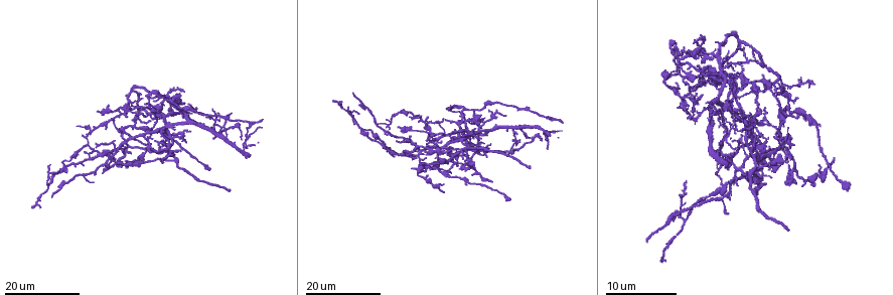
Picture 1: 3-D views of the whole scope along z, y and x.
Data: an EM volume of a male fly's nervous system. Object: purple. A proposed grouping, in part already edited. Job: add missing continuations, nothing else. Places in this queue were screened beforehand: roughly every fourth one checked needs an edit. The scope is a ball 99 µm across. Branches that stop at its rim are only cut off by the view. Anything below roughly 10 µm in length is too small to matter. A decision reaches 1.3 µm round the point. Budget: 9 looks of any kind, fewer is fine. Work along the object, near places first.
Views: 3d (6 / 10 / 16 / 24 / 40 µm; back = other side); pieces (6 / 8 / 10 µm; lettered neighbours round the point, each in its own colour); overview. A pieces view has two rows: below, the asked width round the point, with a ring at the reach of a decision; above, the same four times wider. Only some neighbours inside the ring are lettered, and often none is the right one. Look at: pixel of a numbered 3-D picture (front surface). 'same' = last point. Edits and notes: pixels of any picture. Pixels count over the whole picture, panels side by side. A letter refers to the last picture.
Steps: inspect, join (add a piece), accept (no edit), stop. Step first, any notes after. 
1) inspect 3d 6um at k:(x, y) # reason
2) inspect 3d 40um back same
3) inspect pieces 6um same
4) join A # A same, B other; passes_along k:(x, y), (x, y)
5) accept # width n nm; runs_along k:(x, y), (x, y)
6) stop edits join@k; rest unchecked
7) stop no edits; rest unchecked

inspect 3d 16um at 1:(408, 135) # free end

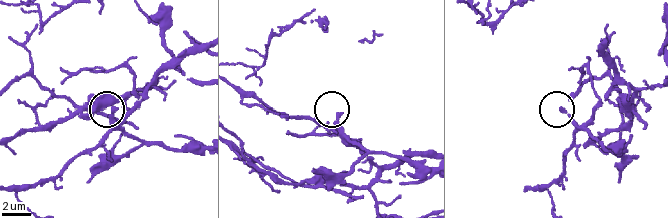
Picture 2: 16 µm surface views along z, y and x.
inspect pieces 6um at 2:(339, 114) # see the neighbours

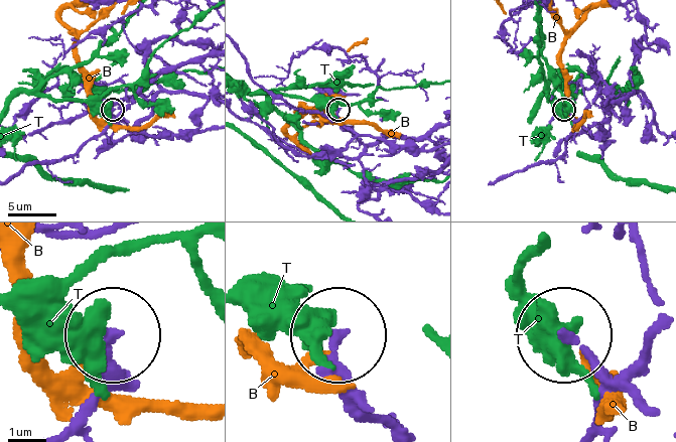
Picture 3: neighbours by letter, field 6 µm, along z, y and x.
accept # B other, T other; none of them fits

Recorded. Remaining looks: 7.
inspect 3d 16um at 1:(733, 132) # long arm stops here

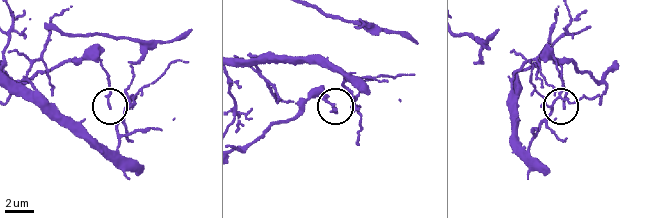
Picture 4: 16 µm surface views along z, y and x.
inspect pieces 10um at 4:(109, 105)

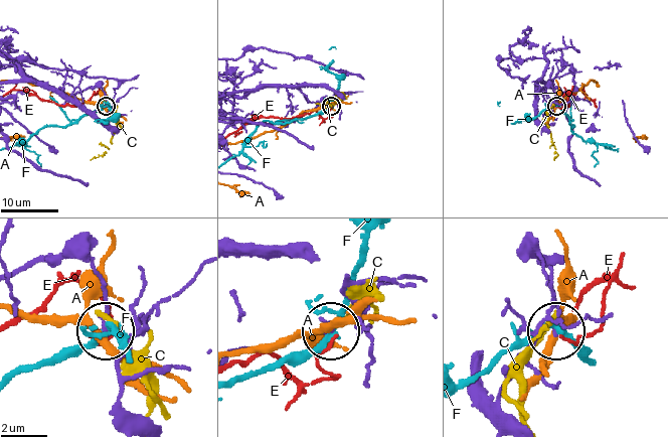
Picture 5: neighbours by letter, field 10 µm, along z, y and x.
accept # A other, C other, E other, F other; runs_along 5:(553, 263), (535, 251), (558, 314), (553, 329); no lettered piece goes on from it

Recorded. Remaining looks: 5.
inspect 3d 16um at 1:(411, 169) # tapers out

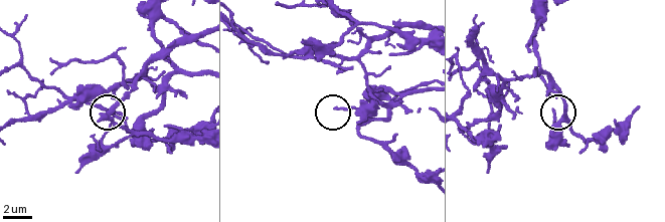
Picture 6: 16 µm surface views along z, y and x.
inspect pieces 6um at 6:(335, 108)

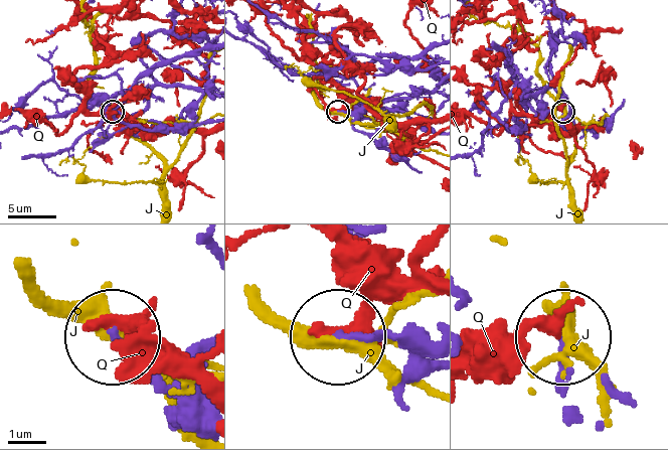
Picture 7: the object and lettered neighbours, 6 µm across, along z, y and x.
accept # J other, Q other; no lettered piece goes on from it

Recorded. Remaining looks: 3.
inspect 3d 16um at 1:(124, 161) # thin end

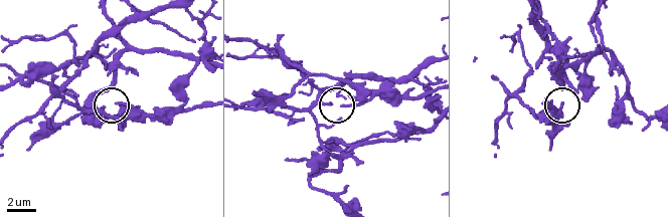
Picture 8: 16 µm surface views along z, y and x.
inspect pieces 8um at 8:(118, 102)

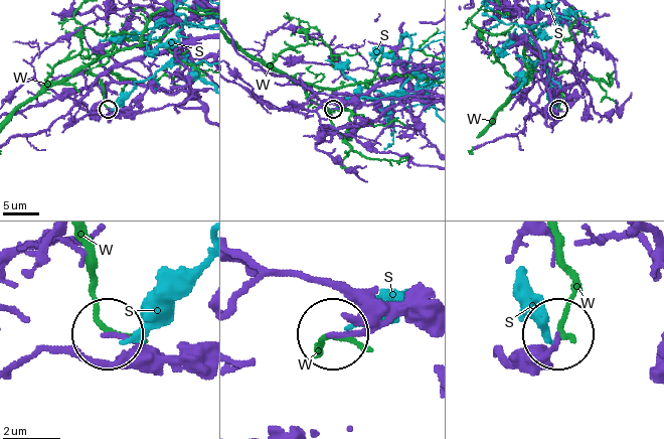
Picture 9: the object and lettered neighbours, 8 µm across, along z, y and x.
accept # S other, W other; runs_along 9:(237, 252), (339, 290), (358, 319), (334, 334); none of them fits

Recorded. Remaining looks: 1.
stop no edits; rest unchecked

